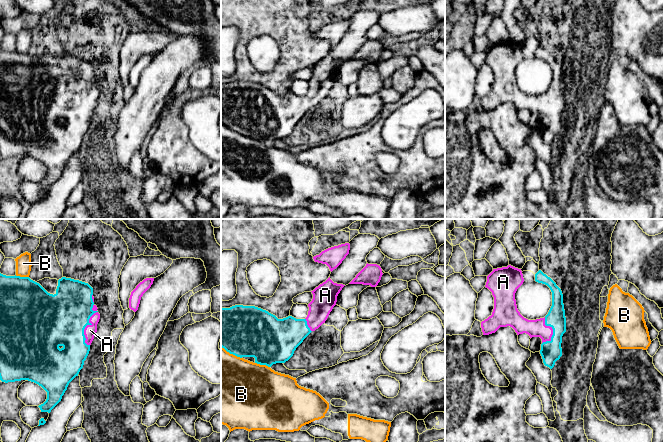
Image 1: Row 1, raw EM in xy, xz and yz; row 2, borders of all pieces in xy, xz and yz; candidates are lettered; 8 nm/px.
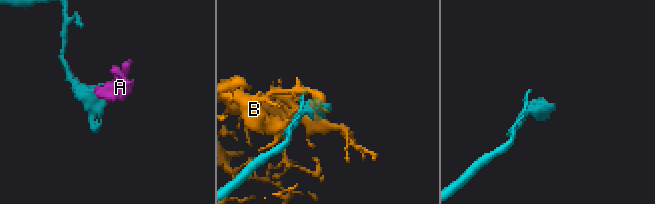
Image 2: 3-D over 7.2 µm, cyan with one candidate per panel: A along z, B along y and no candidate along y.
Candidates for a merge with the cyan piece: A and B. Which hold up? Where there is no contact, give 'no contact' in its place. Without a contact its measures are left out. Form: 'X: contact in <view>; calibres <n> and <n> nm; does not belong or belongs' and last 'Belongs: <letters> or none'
A: contact in xy; calibres 420 and 100 nm; belongs
B: contact in xz; calibres 380 and 480 nm; does not belong
Belongs: A

